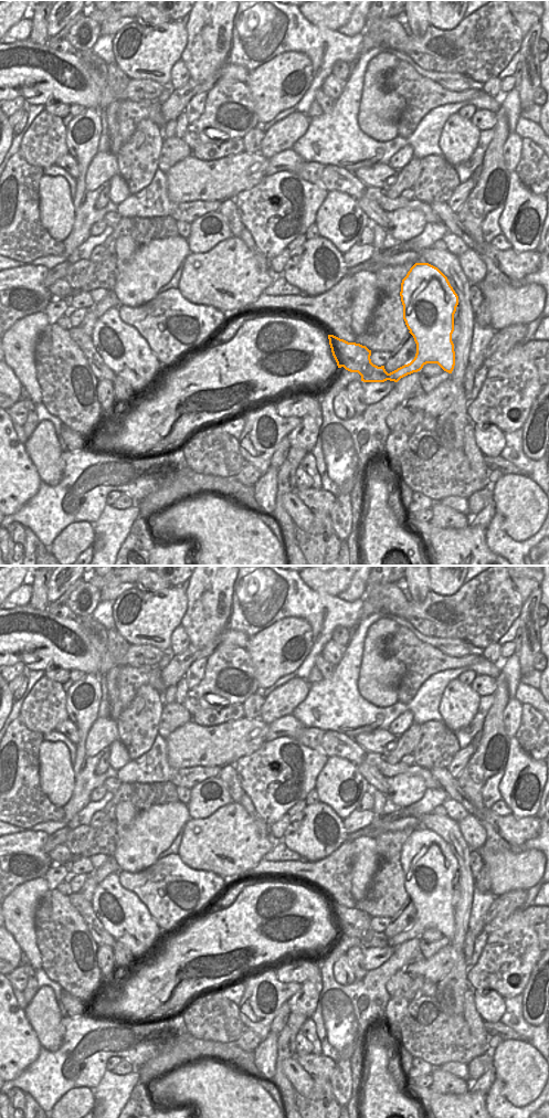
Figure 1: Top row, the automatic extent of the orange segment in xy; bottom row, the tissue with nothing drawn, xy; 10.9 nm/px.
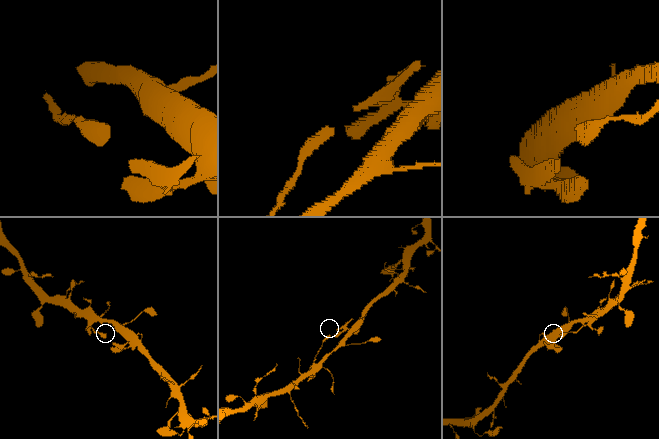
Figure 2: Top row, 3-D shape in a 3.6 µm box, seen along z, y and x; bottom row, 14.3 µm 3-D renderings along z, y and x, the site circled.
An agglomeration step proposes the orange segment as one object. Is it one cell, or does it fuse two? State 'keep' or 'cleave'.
keep

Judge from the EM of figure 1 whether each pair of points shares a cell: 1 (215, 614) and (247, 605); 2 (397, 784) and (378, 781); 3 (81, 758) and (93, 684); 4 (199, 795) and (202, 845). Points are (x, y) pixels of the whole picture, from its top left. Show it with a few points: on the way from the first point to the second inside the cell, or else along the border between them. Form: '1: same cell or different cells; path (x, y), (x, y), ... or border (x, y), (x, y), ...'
1: different cells; border (234, 584), (228, 626)
2: different cells; border (388, 779), (387, 795)
3: same cell; path (82, 739), (83, 713), (93, 703)
4: different cells; border (223, 805), (206, 818), (190, 819)

